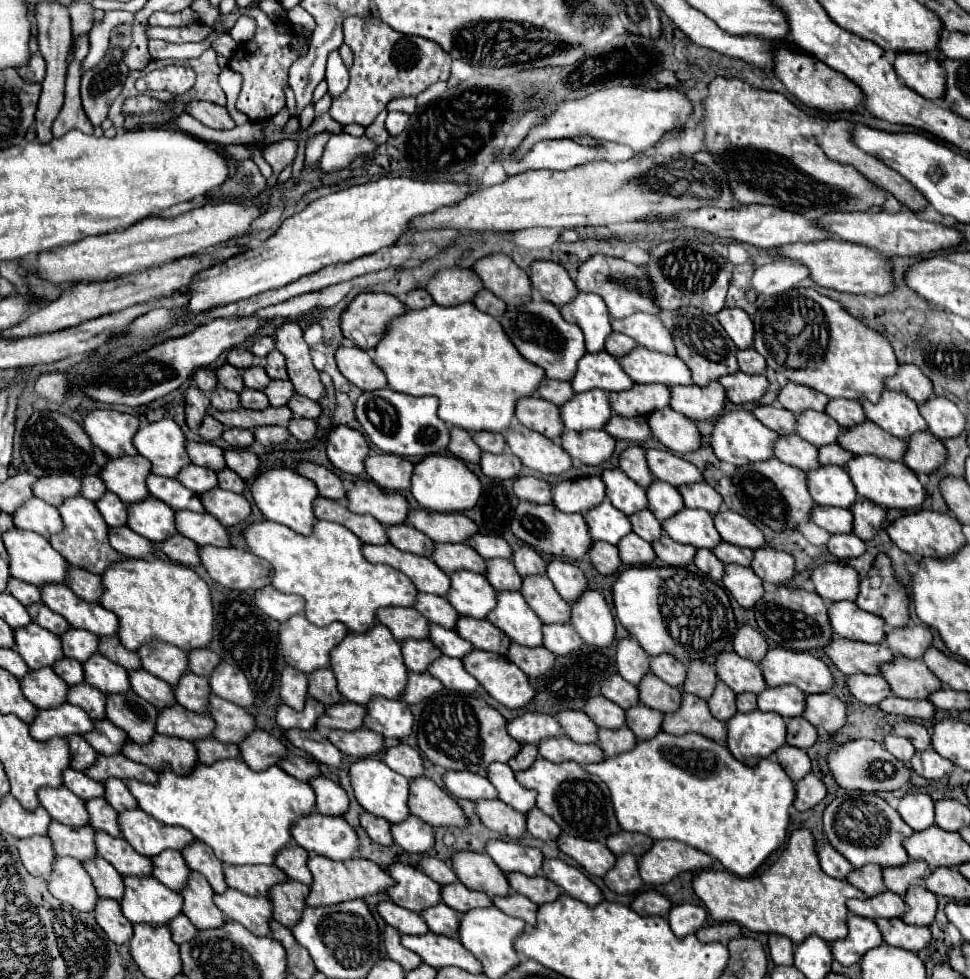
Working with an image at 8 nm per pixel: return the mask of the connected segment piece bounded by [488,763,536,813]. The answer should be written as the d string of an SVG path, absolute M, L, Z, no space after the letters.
M506 763L488 765L488 779L498 791L498 799L506 805L514 807L520 813L528 813L536 805L534 789L526 789L518 785L514 779L514 771Z

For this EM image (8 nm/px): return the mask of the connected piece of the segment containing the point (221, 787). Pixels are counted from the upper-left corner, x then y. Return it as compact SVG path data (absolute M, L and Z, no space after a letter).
M240 759L216 761L216 765L196 763L188 775L174 773L168 765L158 773L156 783L124 781L138 807L164 825L188 829L204 841L226 865L272 865L280 849L292 845L290 825L314 809L316 795L306 781L284 773L278 765L252 771Z

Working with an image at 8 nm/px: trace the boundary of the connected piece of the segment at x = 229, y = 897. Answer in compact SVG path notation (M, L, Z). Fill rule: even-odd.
M228 889L226 893L216 893L214 903L228 919L242 923L254 935L270 935L268 921L272 919L272 903L266 897L250 897L242 891Z

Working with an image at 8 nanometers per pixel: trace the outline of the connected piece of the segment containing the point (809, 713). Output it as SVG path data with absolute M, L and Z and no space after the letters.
M832 693L806 695L806 715L816 729L836 733L846 723L846 705Z

